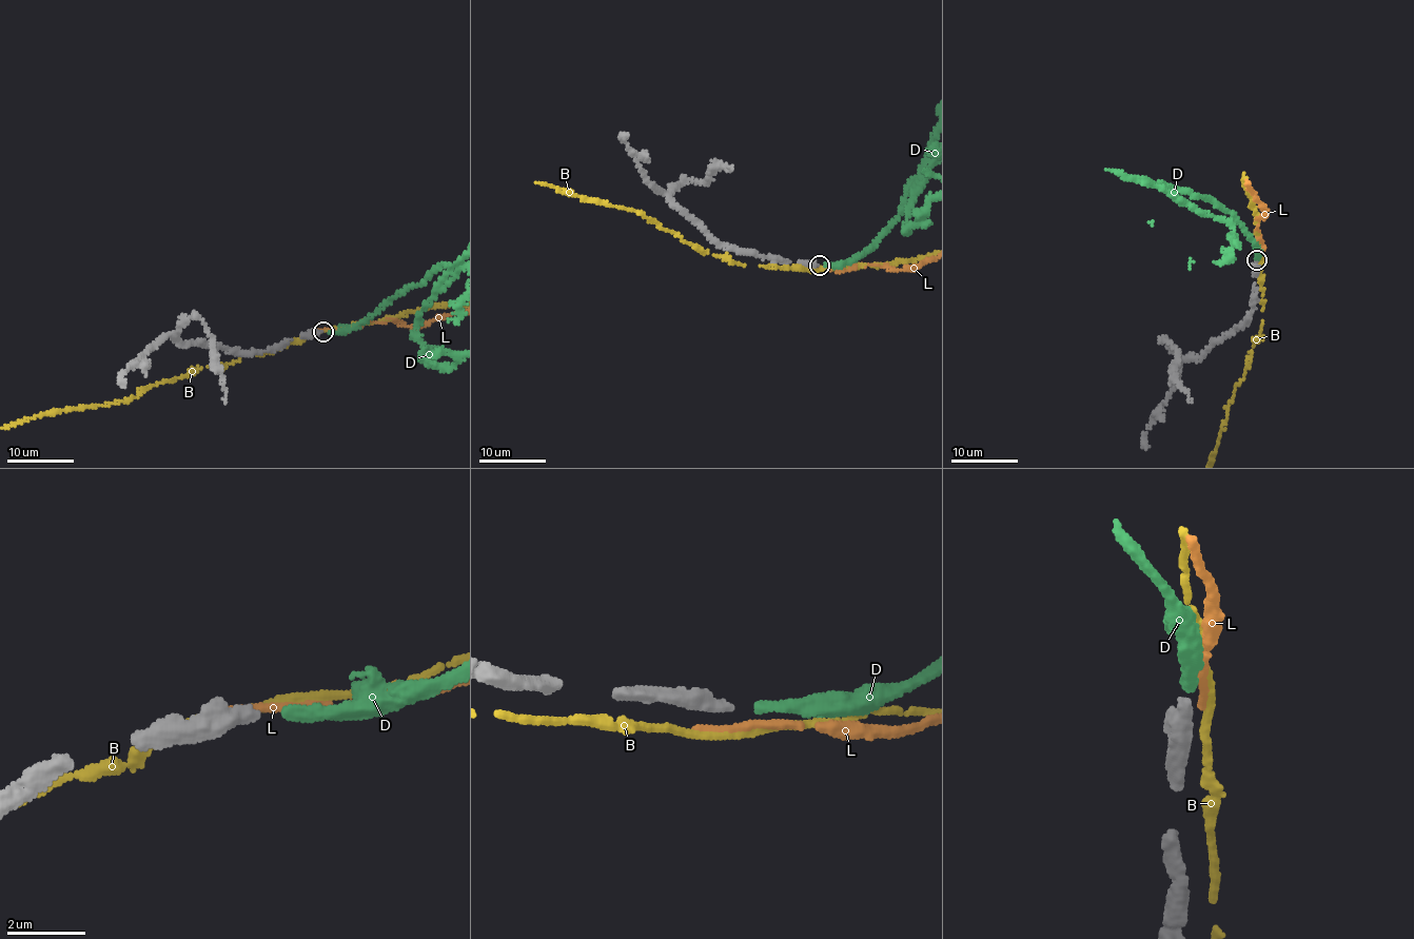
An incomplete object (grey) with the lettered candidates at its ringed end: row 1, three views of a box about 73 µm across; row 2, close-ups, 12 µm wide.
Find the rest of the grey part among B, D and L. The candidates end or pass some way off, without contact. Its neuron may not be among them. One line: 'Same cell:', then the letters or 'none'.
Same cell: D

